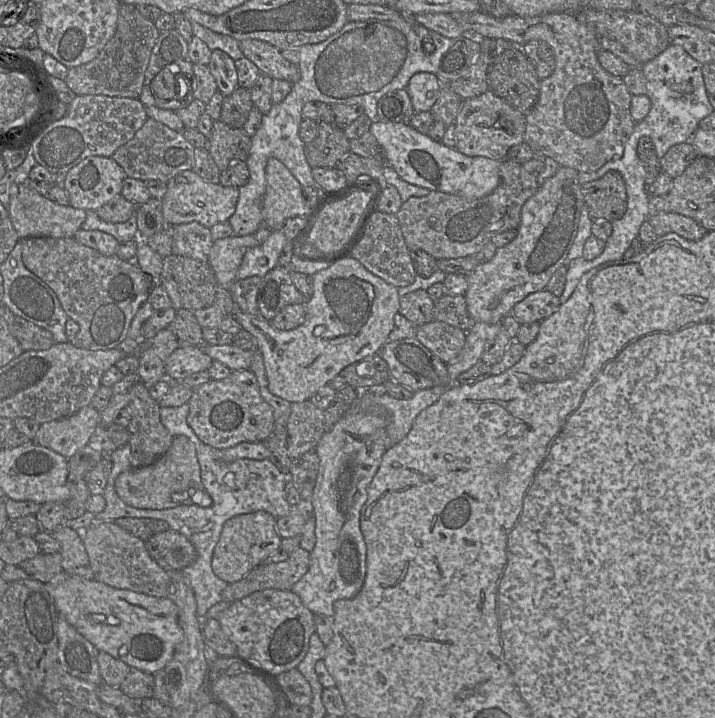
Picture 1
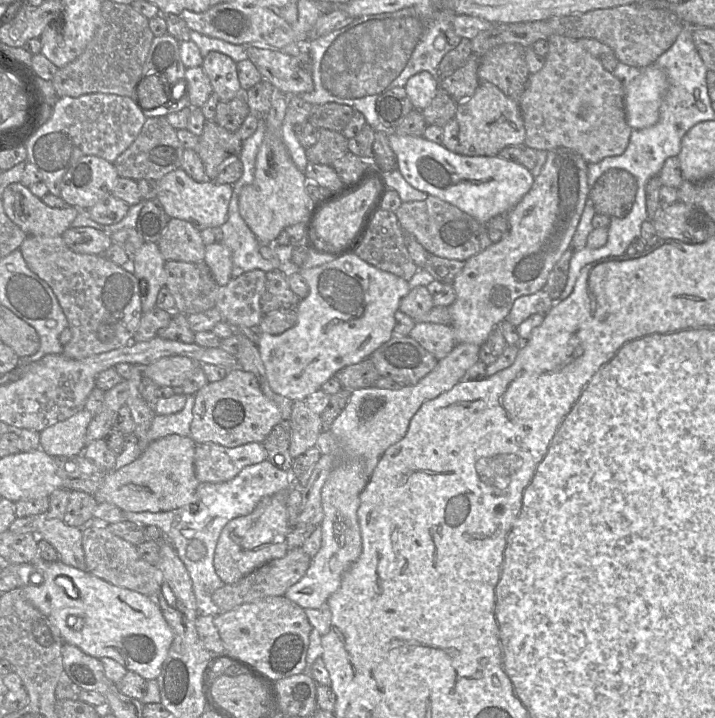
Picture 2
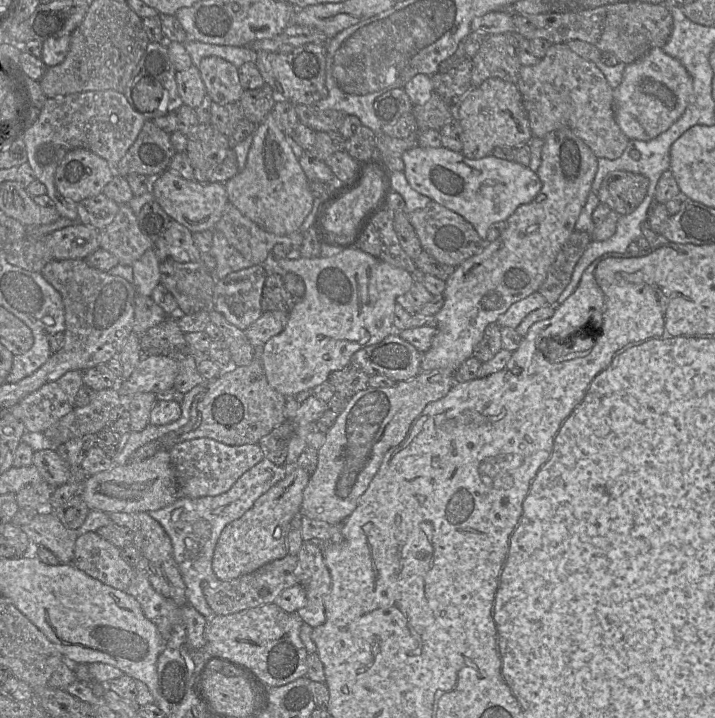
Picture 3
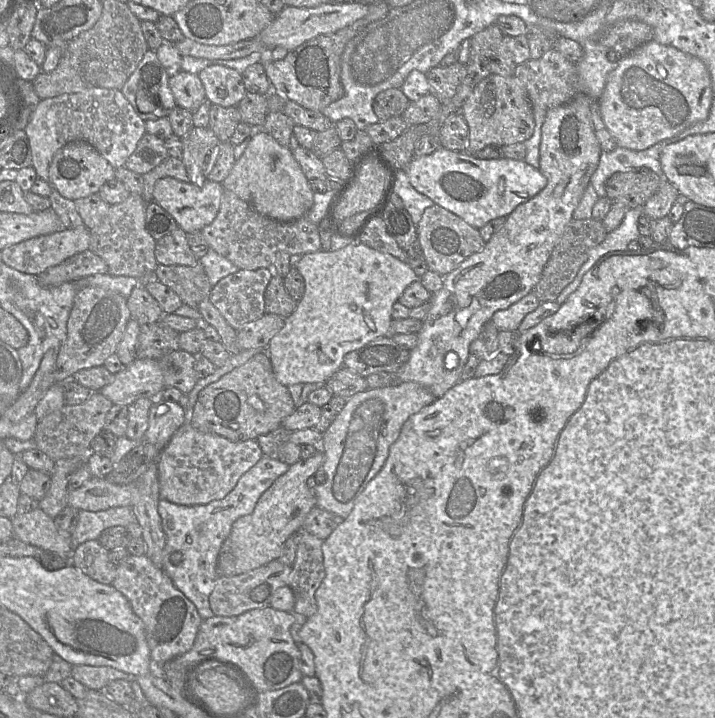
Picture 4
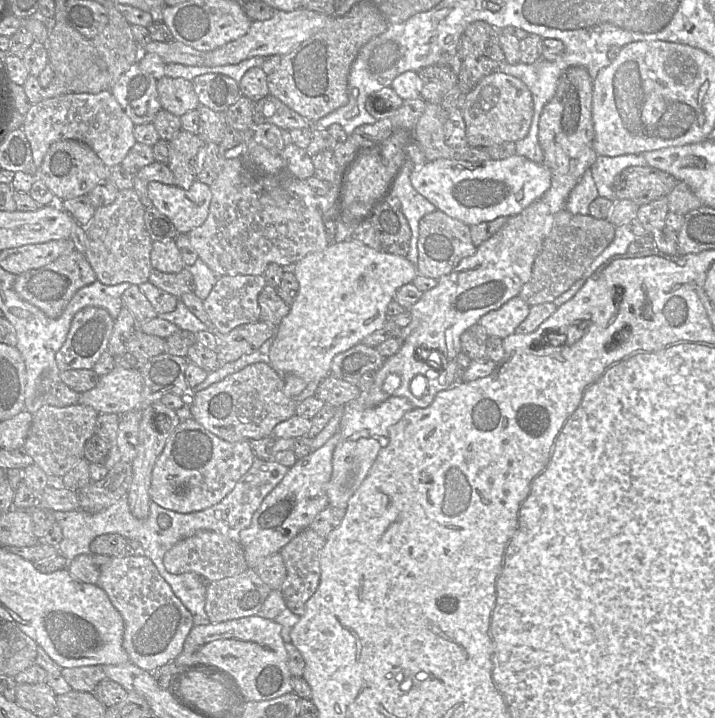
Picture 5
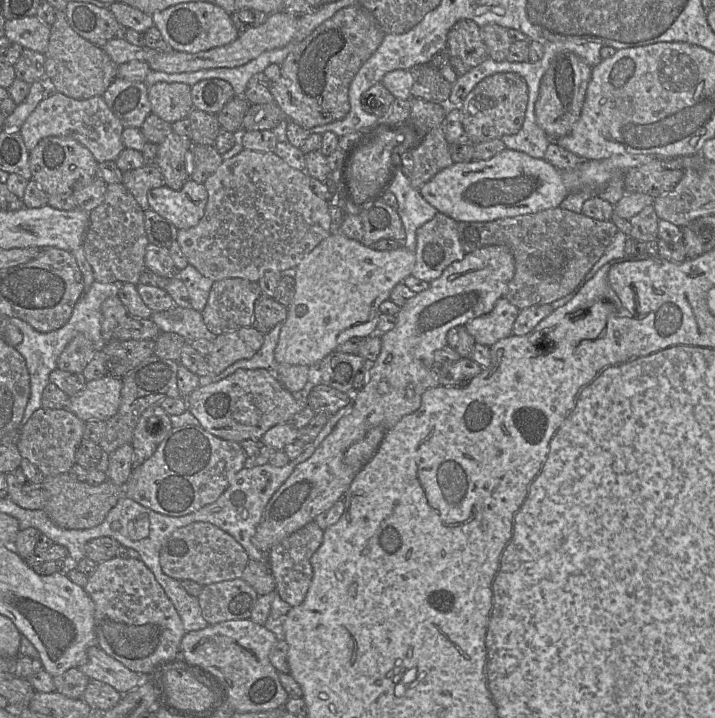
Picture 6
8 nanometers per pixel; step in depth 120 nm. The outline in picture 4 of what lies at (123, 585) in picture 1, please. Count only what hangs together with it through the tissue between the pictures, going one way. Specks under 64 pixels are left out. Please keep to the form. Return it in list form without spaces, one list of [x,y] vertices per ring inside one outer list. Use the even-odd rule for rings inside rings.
[[[88,540],[72,551],[69,562],[97,582],[110,585],[115,579],[117,565],[110,561],[109,553],[98,540]]]

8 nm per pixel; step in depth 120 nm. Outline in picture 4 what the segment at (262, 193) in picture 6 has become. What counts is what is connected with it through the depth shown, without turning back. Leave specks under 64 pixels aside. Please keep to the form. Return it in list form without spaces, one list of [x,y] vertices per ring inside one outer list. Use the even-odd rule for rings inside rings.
[[[226,189],[216,218],[200,232],[209,248],[227,258],[240,270],[268,268],[281,251],[289,255],[304,255],[321,250],[318,225],[310,222],[306,215],[294,221],[280,222],[260,214],[246,201]]]

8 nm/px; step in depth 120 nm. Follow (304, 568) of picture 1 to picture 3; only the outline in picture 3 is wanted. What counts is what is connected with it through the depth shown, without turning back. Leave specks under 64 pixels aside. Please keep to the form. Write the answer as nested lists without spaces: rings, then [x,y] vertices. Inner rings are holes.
[[[286,555],[263,565],[257,570],[242,575],[234,580],[221,581],[216,587],[203,581],[201,588],[206,602],[214,615],[230,615],[246,609],[274,603],[280,593],[298,583],[298,558],[296,555]]]

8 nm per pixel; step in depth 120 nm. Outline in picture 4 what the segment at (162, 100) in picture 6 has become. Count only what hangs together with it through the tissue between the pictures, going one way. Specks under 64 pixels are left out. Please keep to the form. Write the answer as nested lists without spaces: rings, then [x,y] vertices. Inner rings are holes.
[[[180,71],[169,78],[169,86],[179,107],[194,112],[206,99],[204,86],[198,74]]]

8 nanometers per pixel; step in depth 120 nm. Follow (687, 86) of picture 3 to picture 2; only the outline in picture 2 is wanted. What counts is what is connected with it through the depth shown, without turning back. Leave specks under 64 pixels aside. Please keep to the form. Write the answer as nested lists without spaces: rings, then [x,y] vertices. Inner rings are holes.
[[[651,64],[625,85],[625,112],[628,125],[634,129],[653,126],[659,119],[659,108],[668,87],[665,72]]]

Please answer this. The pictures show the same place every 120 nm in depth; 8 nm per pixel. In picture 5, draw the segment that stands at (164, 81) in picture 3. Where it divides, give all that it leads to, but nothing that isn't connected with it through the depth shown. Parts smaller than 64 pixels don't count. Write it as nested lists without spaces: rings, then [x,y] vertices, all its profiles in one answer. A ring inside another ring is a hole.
[[[135,63],[111,87],[110,92],[135,125],[152,123],[162,109],[157,81]]]

